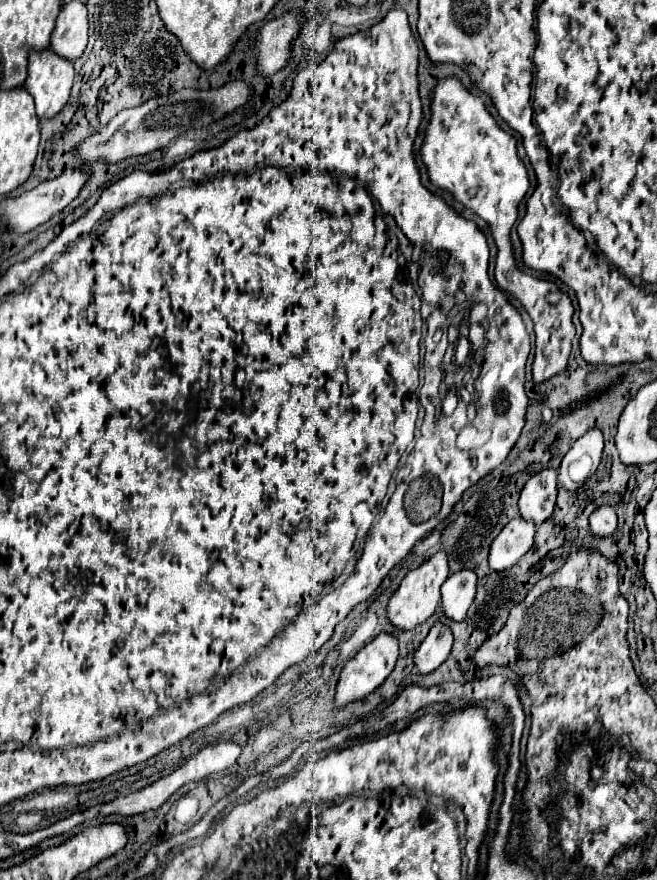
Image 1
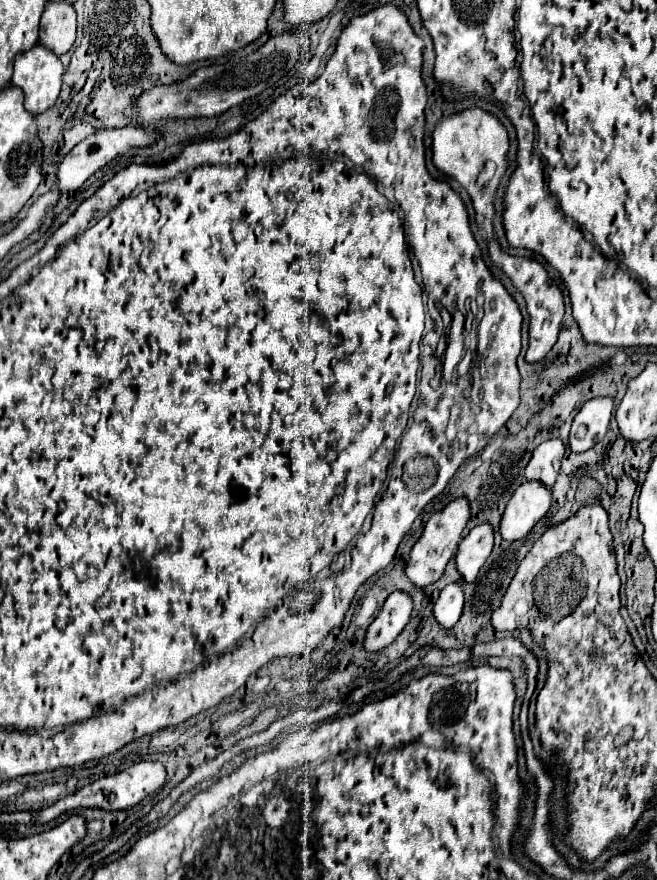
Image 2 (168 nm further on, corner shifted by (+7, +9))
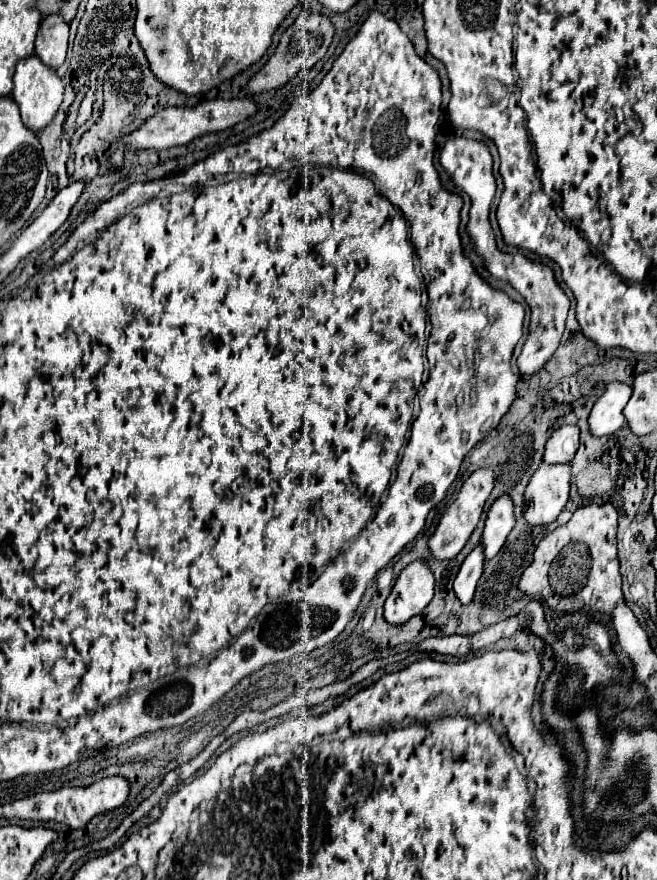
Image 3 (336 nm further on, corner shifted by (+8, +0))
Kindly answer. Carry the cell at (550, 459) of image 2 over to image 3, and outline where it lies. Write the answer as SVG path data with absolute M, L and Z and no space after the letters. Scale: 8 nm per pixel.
M564 425L546 441L546 449L542 455L542 463L546 465L558 465L558 463L570 463L578 451L578 427L576 425Z

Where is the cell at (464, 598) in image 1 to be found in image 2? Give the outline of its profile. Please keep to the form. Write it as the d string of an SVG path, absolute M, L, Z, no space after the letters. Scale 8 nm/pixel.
M489 522L477 524L461 540L457 550L457 568L465 582L475 580L475 576L479 574L481 566L485 564L485 560L493 550L493 540L495 540L495 526Z

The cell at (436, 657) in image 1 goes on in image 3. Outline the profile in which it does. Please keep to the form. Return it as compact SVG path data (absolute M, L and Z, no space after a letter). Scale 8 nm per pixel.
M476 545L476 549L466 557L462 563L456 579L454 579L454 595L462 605L468 605L474 597L476 583L482 575L484 559L482 559L482 545Z

